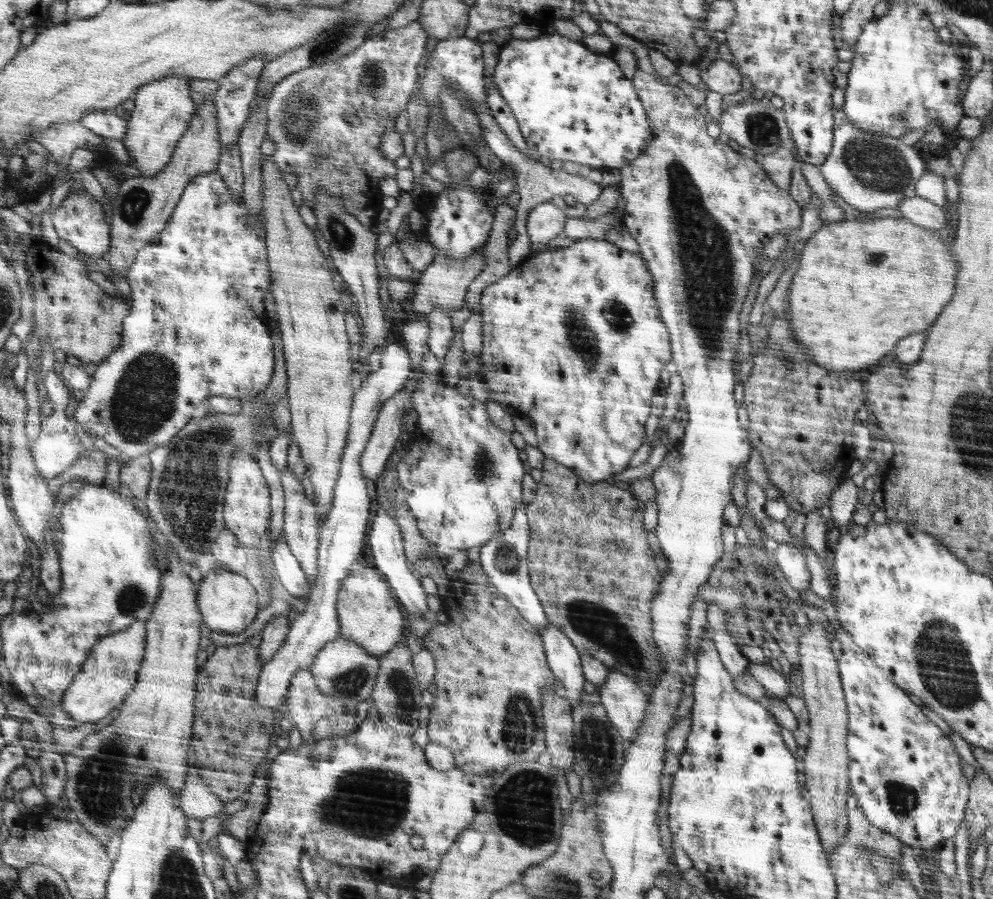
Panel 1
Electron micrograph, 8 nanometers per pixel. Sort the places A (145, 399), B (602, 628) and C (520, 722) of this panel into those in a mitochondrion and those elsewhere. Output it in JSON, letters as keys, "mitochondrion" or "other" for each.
{"A":"mitochondrion","B":"mitochondrion","C":"mitochondrion"}

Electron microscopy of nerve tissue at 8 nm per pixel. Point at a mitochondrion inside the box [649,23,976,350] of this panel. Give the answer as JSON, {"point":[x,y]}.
{"point":[879,167]}

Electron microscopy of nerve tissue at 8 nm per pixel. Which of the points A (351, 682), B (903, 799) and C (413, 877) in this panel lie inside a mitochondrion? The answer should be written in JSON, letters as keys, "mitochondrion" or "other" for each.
{"A":"mitochondrion","B":"mitochondrion","C":"other"}

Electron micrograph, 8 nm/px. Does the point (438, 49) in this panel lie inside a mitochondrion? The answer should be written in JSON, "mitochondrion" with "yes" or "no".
{"mitochondrion":"no"}

